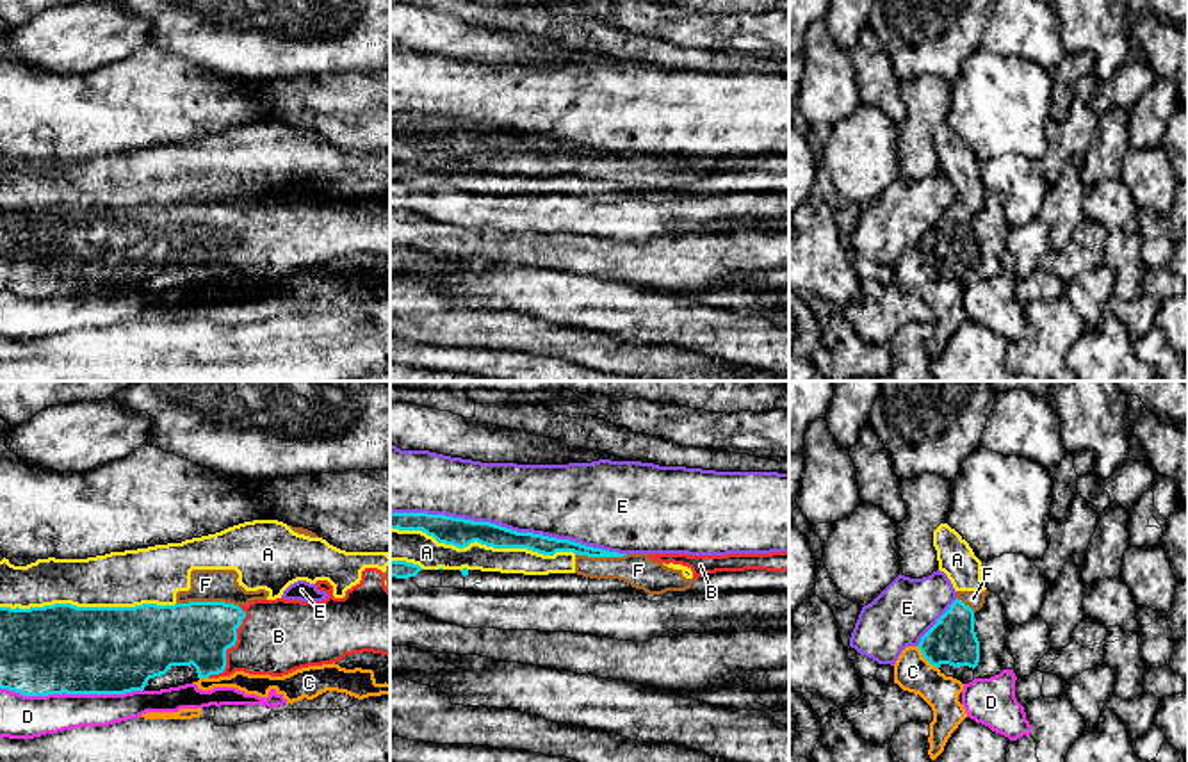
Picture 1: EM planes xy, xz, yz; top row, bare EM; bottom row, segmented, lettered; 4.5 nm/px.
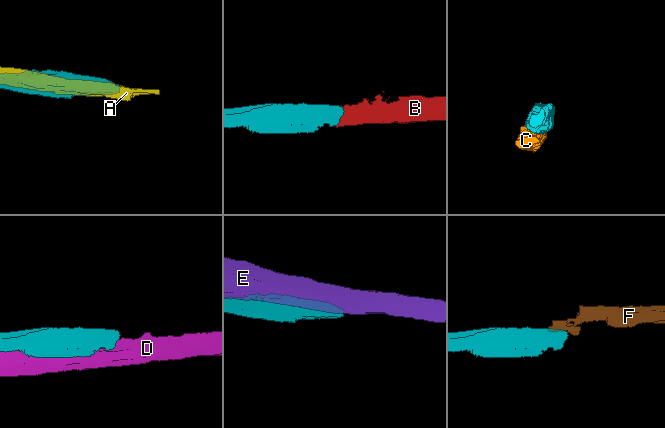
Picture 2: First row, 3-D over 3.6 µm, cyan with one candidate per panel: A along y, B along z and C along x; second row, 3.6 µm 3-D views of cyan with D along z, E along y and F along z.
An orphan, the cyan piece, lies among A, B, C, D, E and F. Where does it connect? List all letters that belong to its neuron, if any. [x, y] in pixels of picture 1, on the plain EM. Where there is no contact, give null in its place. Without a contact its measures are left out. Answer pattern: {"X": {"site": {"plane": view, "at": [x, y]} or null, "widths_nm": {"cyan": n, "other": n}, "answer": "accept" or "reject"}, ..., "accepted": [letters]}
{"A": {"site": {"plane": "xz", "at": [483, 145]}, "widths_nm": {"cyan": 130, "other": 140}, "answer": "reject"}, "B": {"site": {"plane": "xy", "at": [230, 248]}, "widths_nm": {"cyan": 280, "other": 340}, "answer": "accept"}, "C": {"site": {"plane": "yz", "at": [927, 260]}, "widths_nm": {"cyan": 220, "other": 170}, "answer": "reject"}, "D": {"site": {"plane": "xy", "at": [72, 294]}, "widths_nm": {"cyan": 400, "other": 190}, "answer": "reject"}, "E": {"site": {"plane": "xz", "at": [508, 130]}, "widths_nm": {"cyan": 130, "other": 320}, "answer": "reject"}, "F": {"site": {"plane": "xy", "at": [207, 203]}, "widths_nm": {"cyan": 280, "other": 140}, "answer": "reject"}, "accepted": ["B"]}

